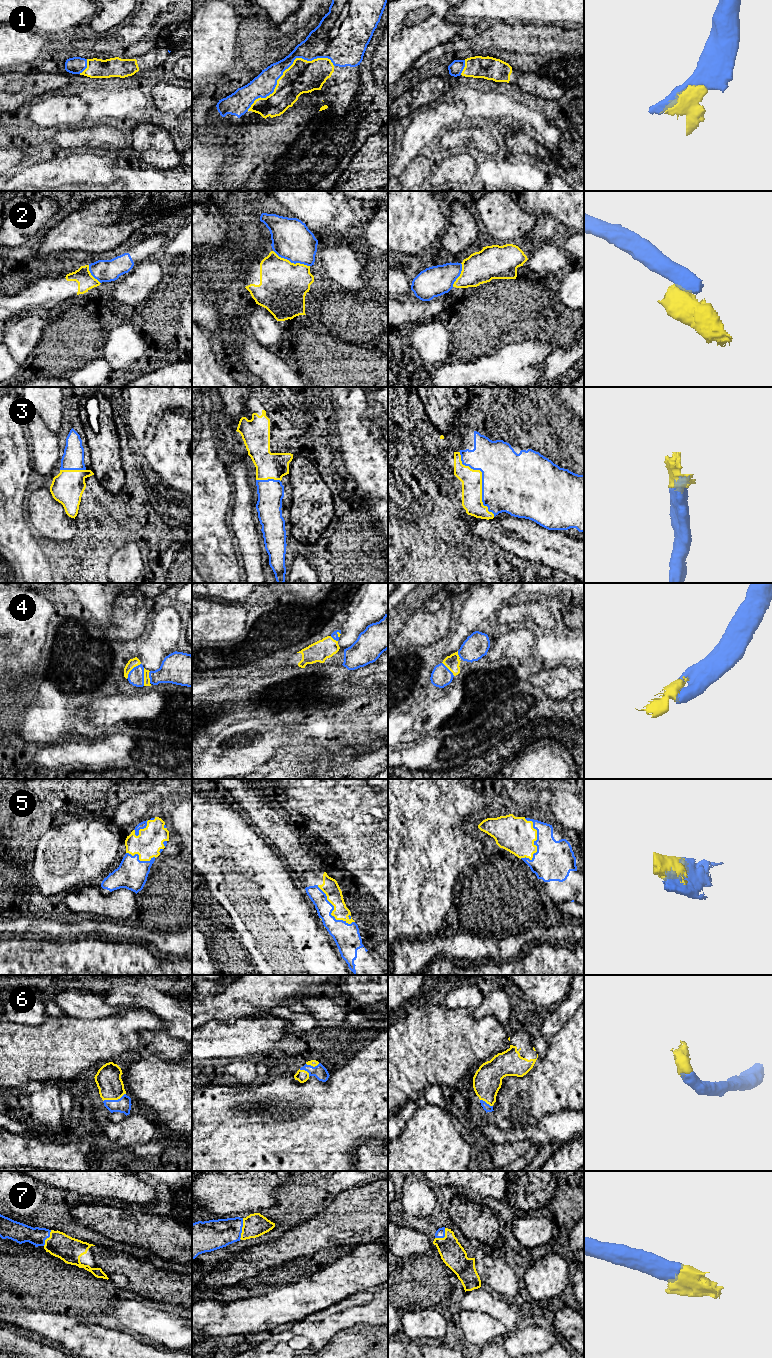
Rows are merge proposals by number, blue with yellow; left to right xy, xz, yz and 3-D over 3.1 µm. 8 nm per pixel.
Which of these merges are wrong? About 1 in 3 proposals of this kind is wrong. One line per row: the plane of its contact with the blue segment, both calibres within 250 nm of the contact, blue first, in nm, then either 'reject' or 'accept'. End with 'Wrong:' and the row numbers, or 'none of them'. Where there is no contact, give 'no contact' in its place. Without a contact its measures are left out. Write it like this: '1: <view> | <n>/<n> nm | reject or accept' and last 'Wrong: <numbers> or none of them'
1: xz | 180/260 nm | accept
2: xz | 320/380 nm | reject
3: yz | 480/160 nm | accept
4: xy | 130/70 nm | accept
5: yz | 320/280 nm | accept
6: xy | 130/200 nm | accept
7: xz | 240/190 nm | accept
Wrong: 2

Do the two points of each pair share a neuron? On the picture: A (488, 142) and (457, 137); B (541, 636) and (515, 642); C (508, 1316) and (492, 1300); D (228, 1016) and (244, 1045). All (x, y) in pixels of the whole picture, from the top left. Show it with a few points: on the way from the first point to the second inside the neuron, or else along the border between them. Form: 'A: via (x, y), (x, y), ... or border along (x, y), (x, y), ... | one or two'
A: via (480, 138), (474, 135), (465, 137) | one
B: border along (531, 632), (534, 637), (533, 650) | two
C: via (504, 1312), (496, 1304) | one
D: border along (254, 1015), (239, 1017), (233, 1023), (209, 1021) | two

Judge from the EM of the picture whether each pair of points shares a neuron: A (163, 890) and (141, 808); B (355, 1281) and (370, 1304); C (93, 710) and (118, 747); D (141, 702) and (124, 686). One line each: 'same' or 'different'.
A: same
B: different
C: different
D: different

